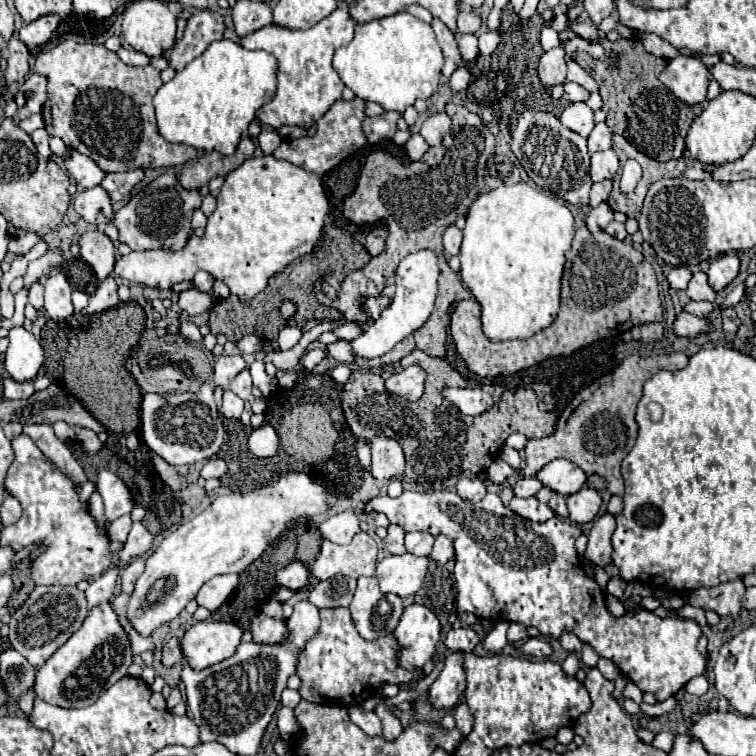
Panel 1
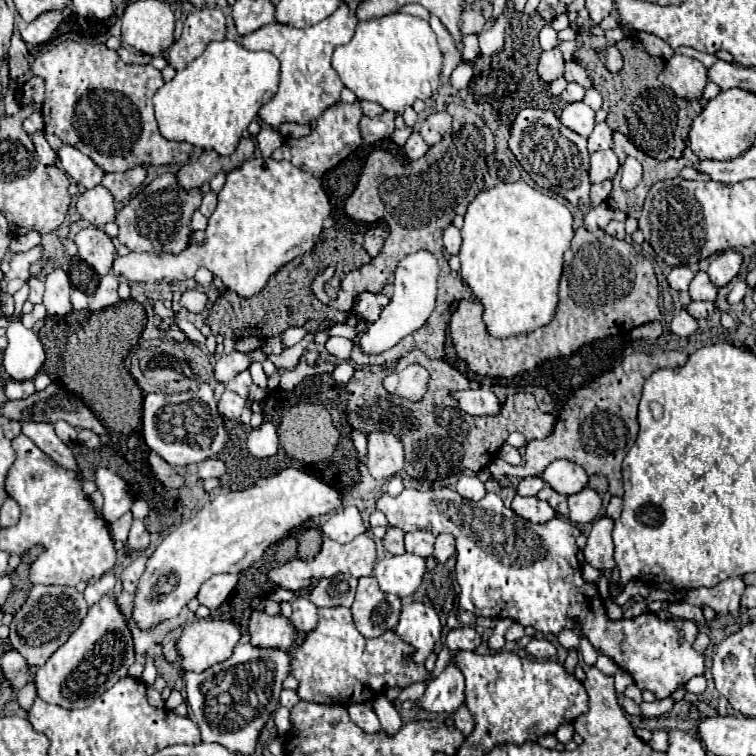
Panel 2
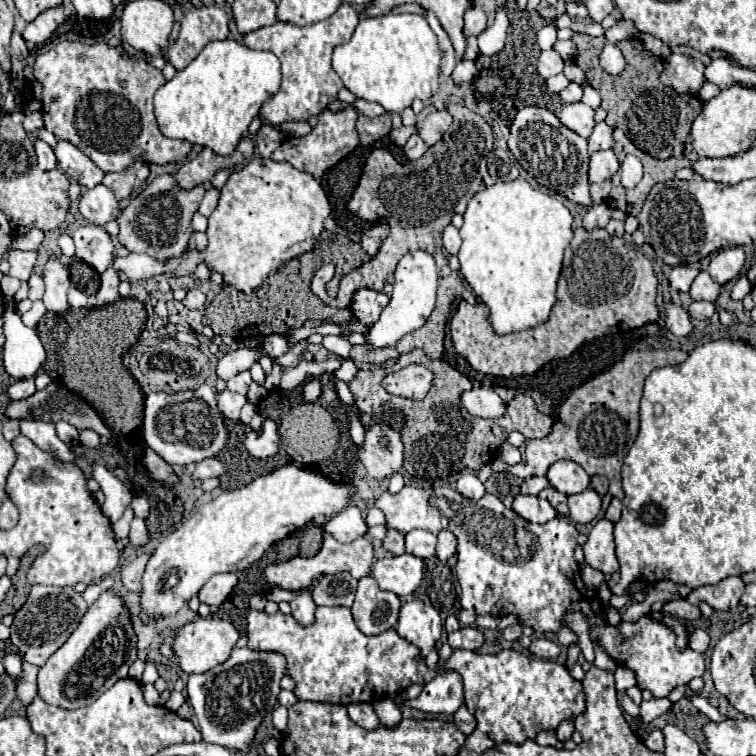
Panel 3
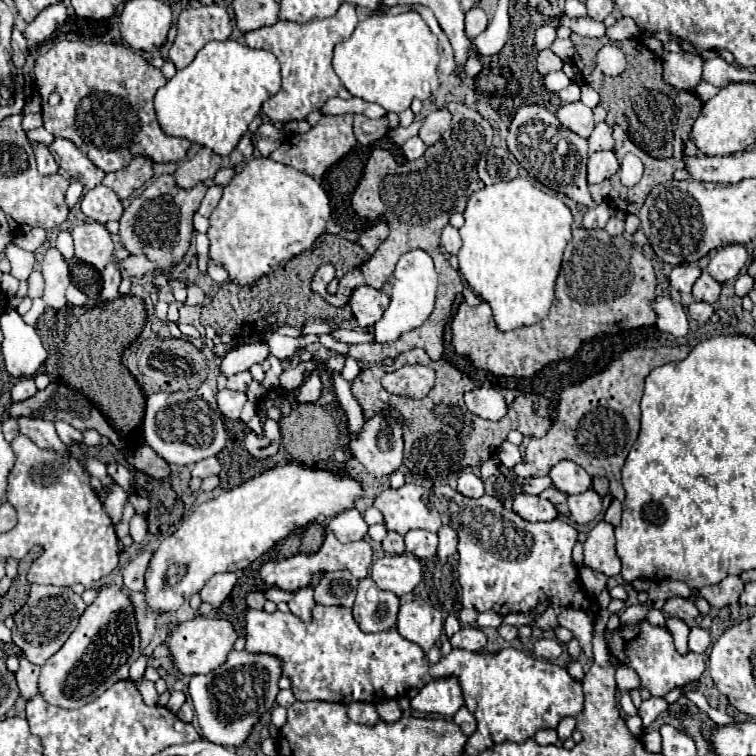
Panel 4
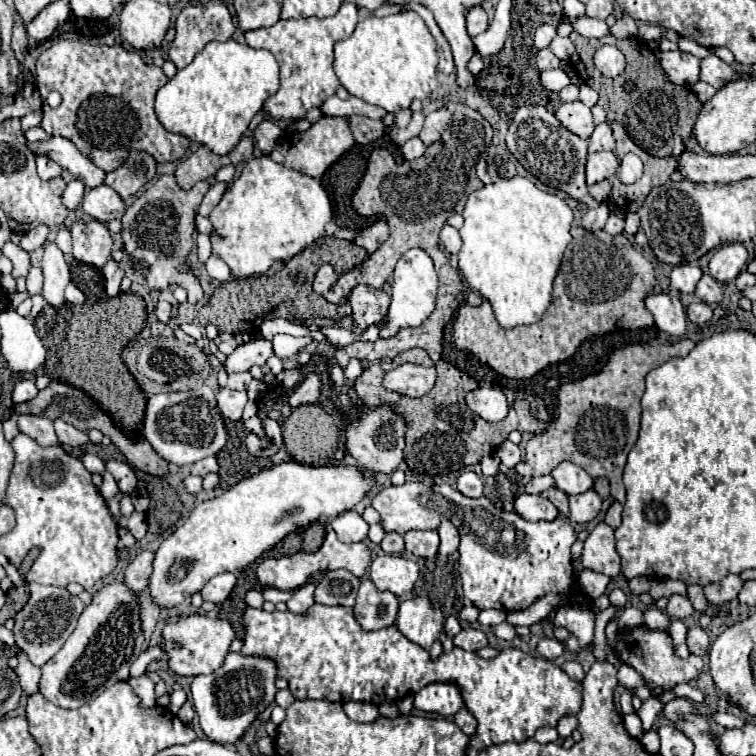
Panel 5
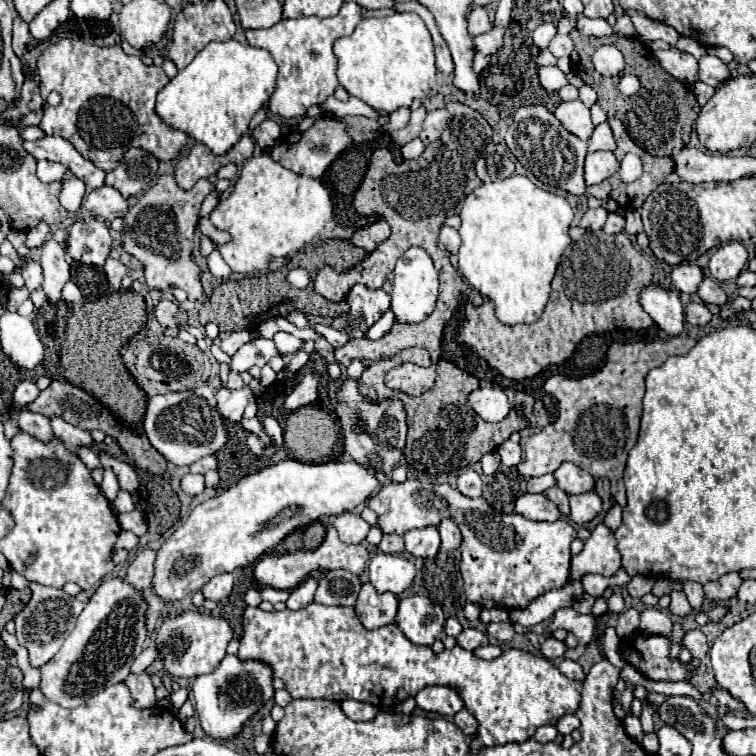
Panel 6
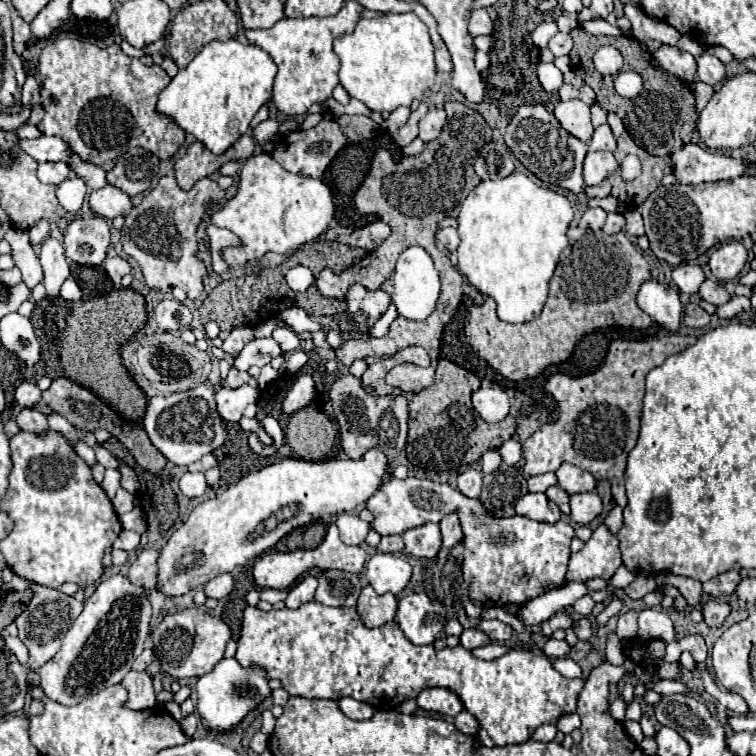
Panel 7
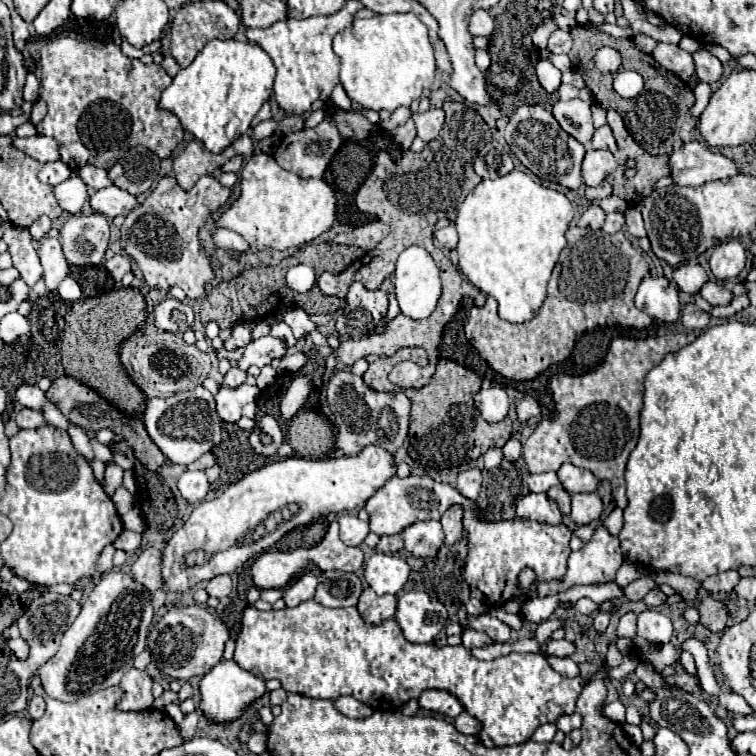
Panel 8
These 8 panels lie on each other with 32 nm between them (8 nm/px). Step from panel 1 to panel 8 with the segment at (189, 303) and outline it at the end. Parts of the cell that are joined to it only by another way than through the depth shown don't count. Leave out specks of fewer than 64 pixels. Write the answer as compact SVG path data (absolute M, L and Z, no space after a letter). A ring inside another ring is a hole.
M164 176L148 198L126 216L120 240L122 248L138 262L150 288L170 290L172 286L180 286L190 300L204 296L204 286L214 278L214 270L202 254L198 230L210 214L226 204L228 196L230 188L220 186L212 176L202 176L188 192L178 186L174 176Z

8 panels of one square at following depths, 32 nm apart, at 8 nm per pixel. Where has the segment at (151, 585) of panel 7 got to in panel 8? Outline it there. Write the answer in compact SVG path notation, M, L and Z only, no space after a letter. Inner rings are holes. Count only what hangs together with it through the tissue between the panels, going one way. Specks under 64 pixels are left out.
M156 548L142 550L138 560L132 564L130 576L134 582L142 584L150 592L162 588L162 584L160 584L160 550L156 550Z

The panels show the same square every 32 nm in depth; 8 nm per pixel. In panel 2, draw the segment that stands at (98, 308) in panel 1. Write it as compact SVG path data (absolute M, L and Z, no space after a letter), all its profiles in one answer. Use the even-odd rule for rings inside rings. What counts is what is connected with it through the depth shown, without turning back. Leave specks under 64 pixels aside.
M108 272L102 280L100 280L100 286L96 290L96 294L92 296L92 302L88 306L90 312L98 312L98 310L104 310L108 306L114 306L118 302L118 278L114 272Z

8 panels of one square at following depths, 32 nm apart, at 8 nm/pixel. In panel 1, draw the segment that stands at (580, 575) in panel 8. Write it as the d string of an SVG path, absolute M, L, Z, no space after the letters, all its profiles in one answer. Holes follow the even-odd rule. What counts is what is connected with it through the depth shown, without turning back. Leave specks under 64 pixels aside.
M602 514L596 518L590 534L588 534L588 548L586 558L598 566L606 566L612 562L612 534L616 530L616 520L612 514Z

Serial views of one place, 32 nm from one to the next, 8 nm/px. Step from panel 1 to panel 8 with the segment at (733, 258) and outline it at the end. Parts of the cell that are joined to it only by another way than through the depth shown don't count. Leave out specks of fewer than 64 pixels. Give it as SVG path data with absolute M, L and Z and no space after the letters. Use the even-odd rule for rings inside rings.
M724 242L714 248L710 256L710 270L718 280L732 280L736 278L746 264L746 250L740 242Z

